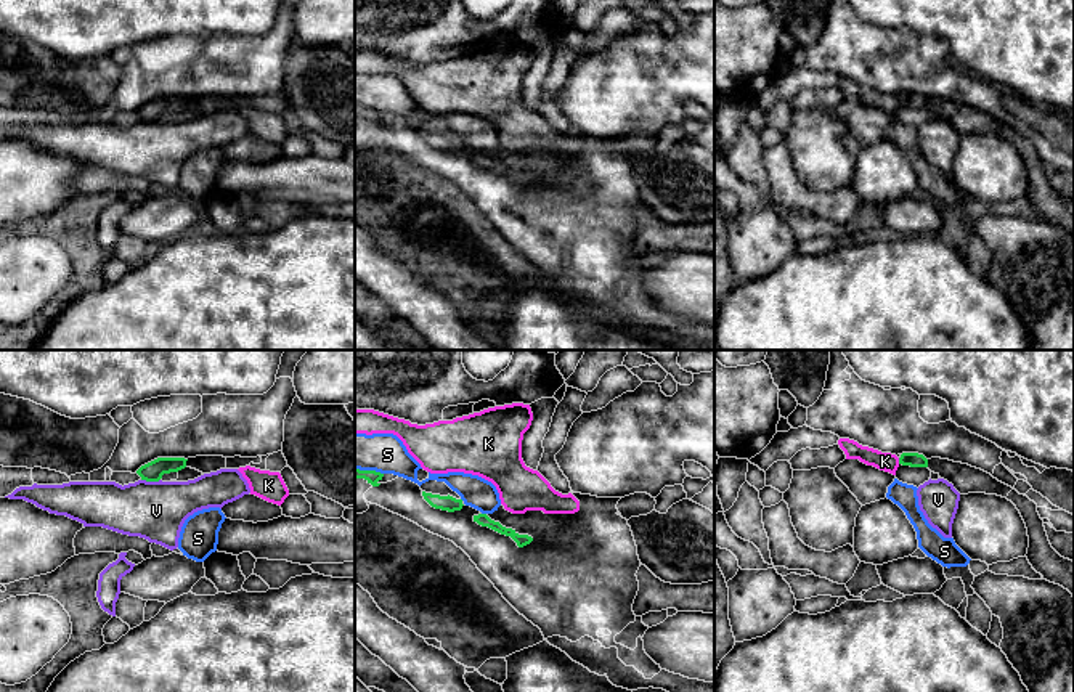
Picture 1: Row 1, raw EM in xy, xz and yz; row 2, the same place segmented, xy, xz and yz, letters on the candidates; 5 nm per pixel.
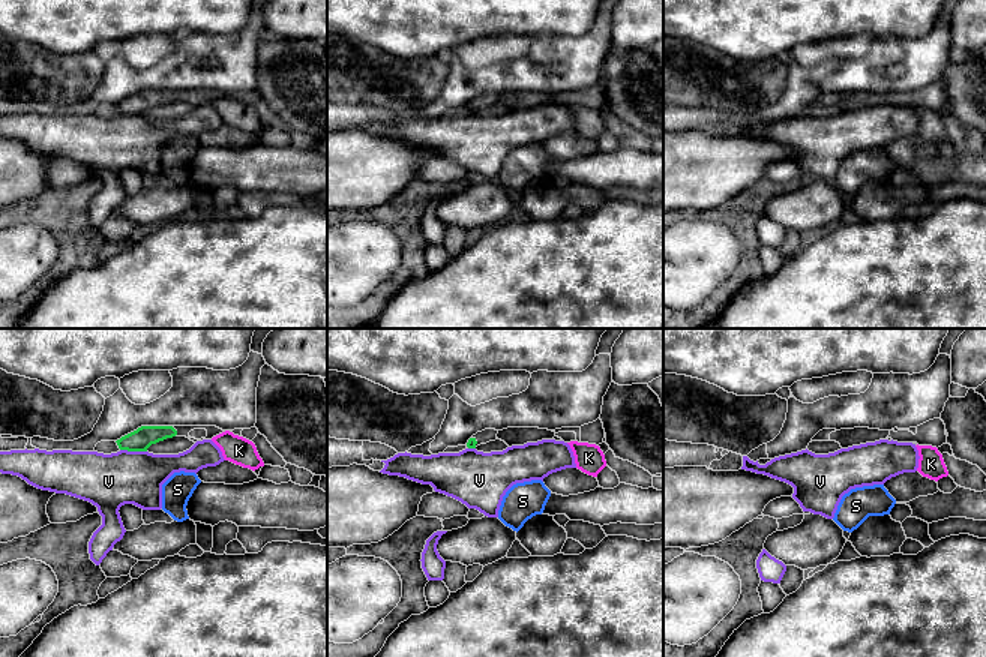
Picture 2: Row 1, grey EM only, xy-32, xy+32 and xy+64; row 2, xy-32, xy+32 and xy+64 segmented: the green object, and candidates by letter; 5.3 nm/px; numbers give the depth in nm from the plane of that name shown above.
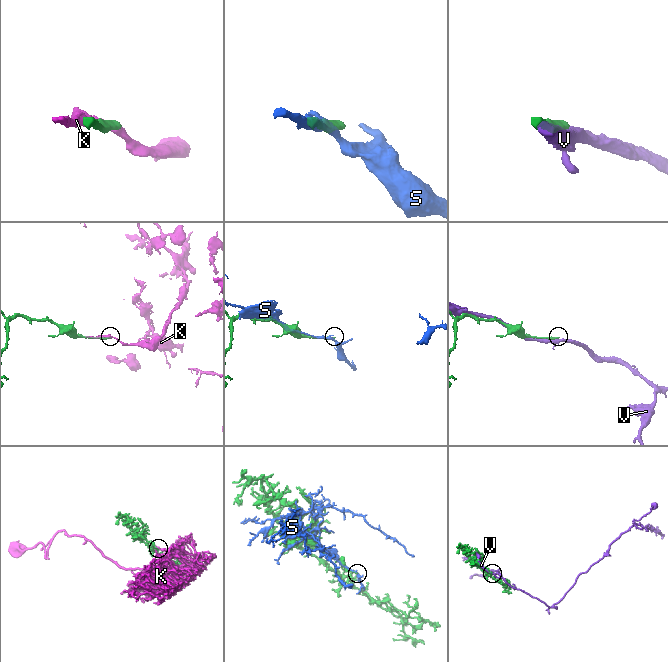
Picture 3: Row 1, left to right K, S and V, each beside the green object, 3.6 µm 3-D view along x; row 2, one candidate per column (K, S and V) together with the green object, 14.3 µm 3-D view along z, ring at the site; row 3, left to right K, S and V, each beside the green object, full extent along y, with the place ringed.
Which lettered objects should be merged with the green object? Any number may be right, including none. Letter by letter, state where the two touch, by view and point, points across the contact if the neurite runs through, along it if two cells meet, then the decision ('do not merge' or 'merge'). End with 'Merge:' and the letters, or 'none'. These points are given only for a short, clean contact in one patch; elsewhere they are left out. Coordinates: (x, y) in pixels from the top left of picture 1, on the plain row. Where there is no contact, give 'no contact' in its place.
K: contact yz (899, 101); border yz (898, 98), (899, 103); do not merge
S: contact xz (370, 111); do not merge
V: contact xy (151, 121); do not merge
Merge: none

